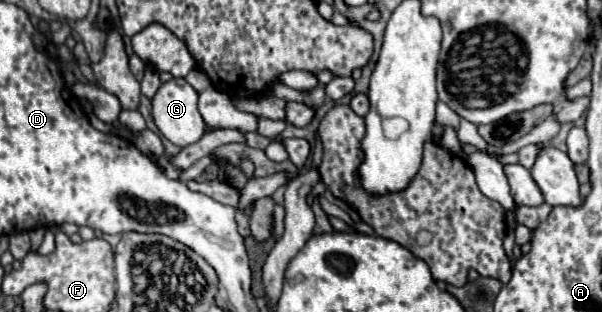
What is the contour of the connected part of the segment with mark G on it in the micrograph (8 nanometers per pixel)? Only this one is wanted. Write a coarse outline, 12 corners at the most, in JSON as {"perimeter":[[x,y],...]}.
{"perimeter":[[163,83],[151,103],[155,125],[187,147],[205,133],[197,91]]}

